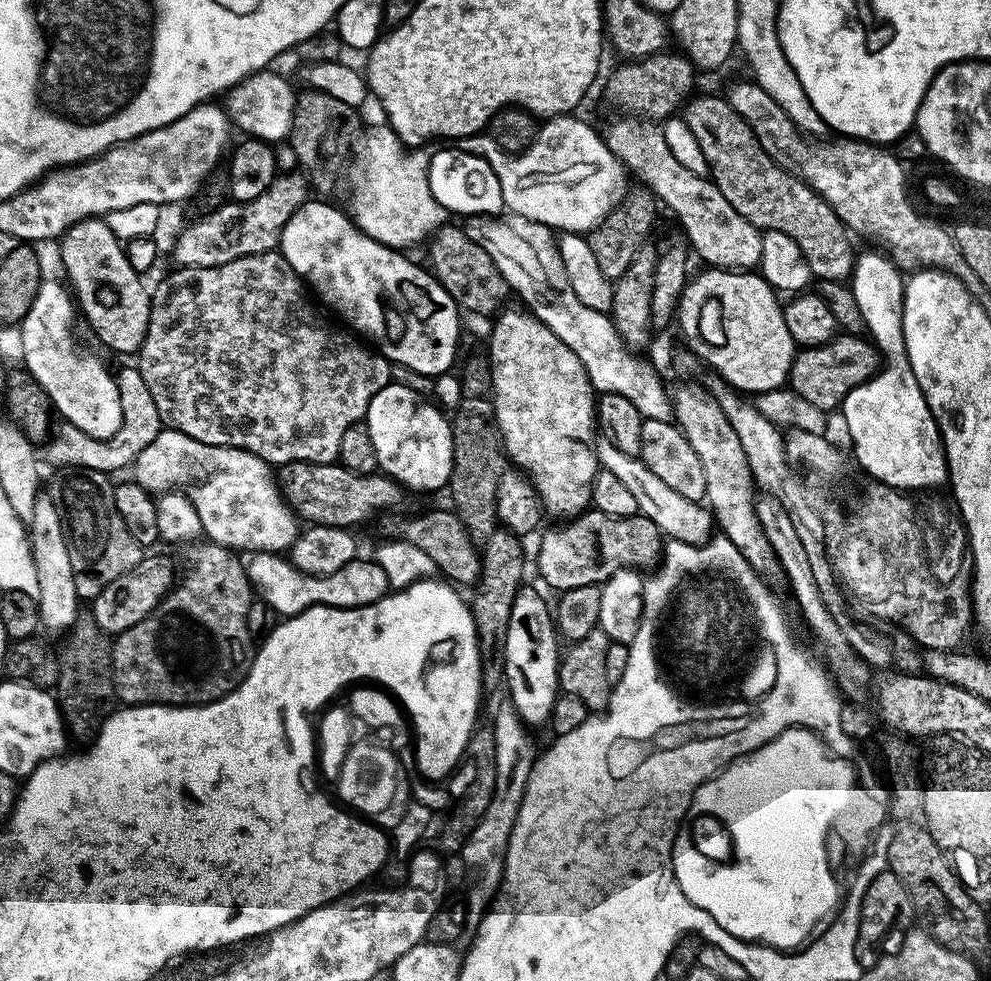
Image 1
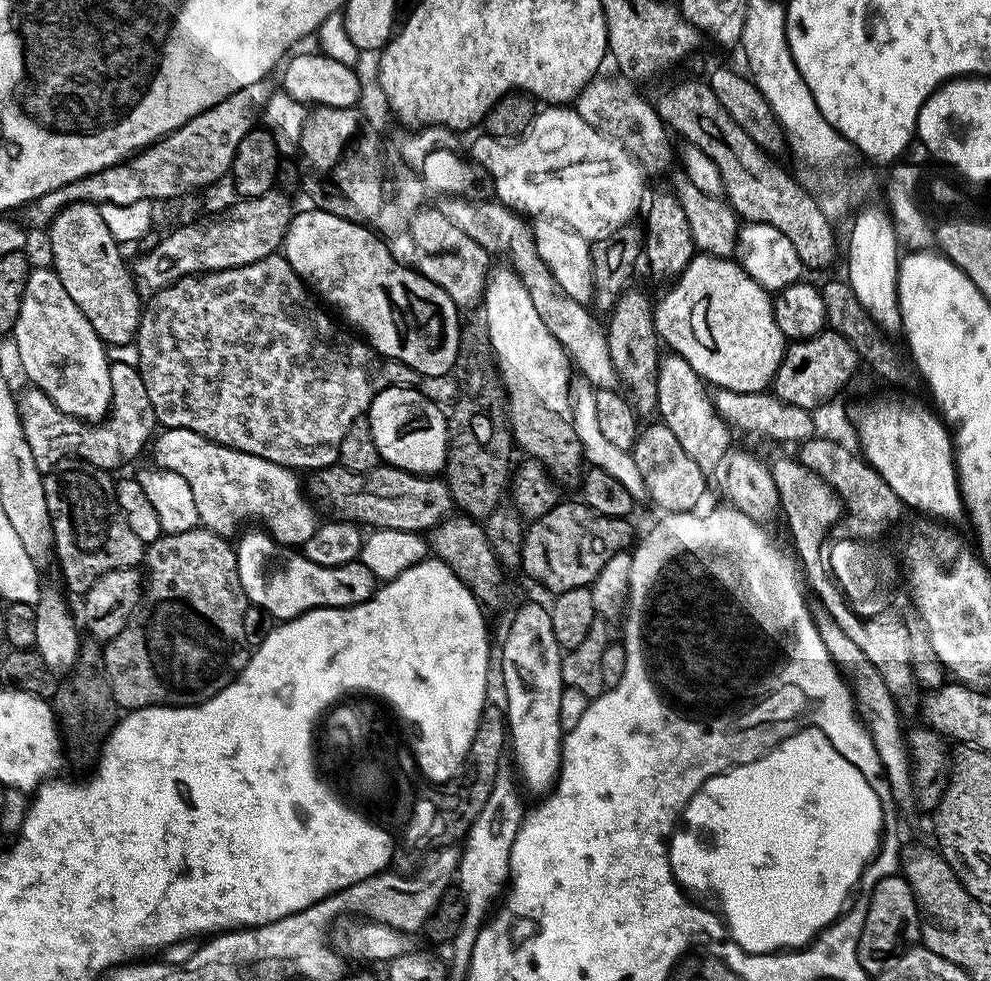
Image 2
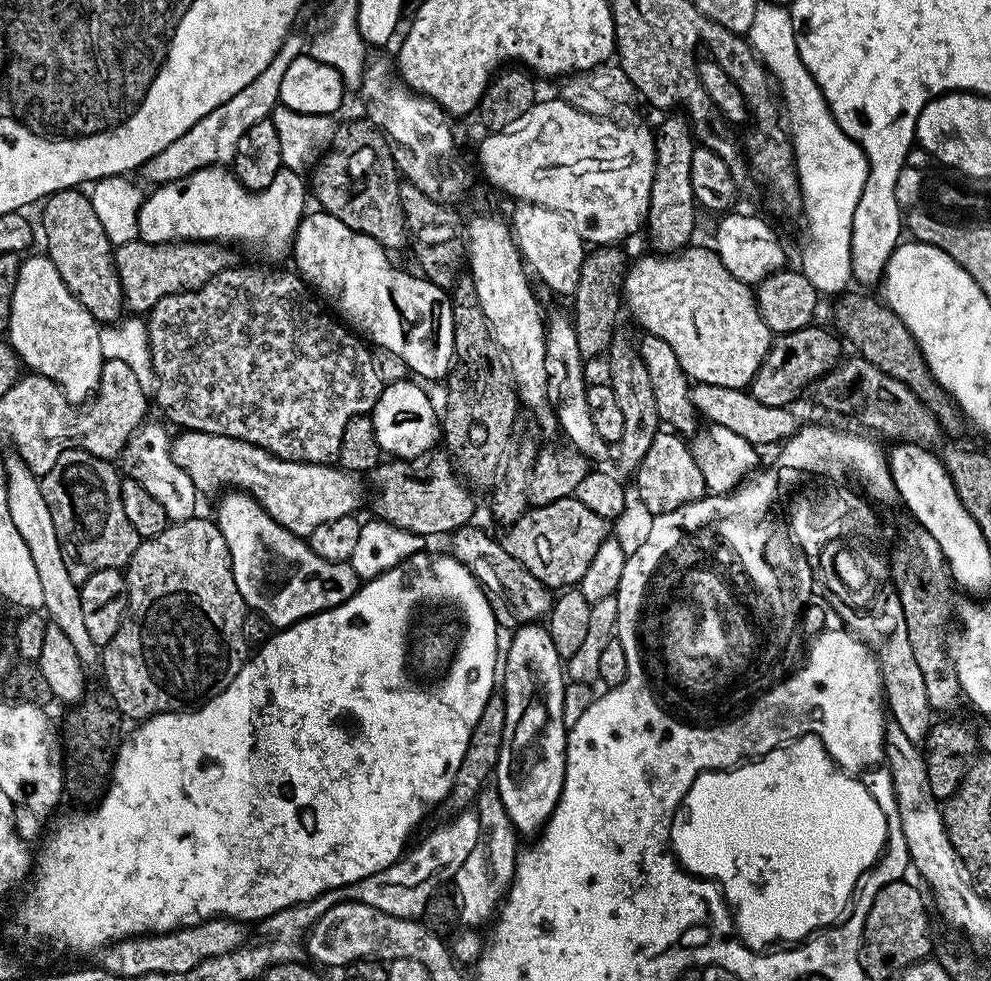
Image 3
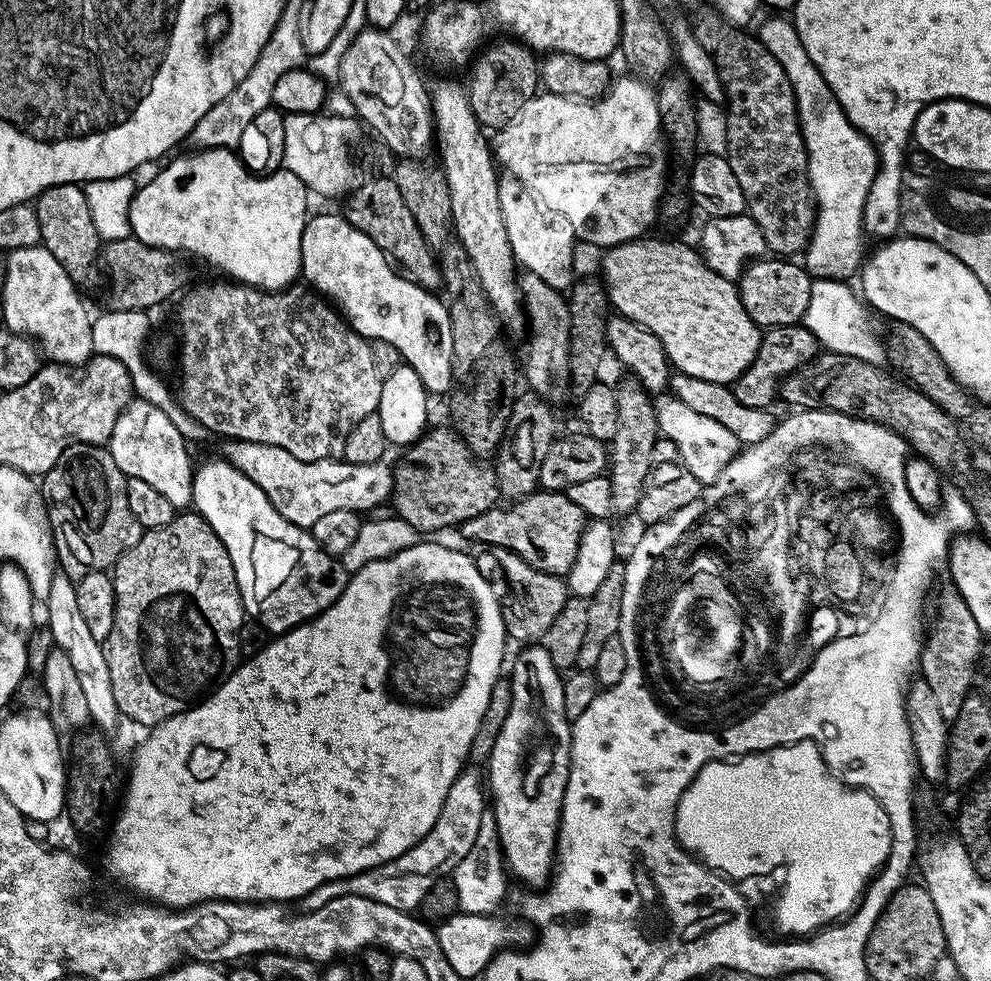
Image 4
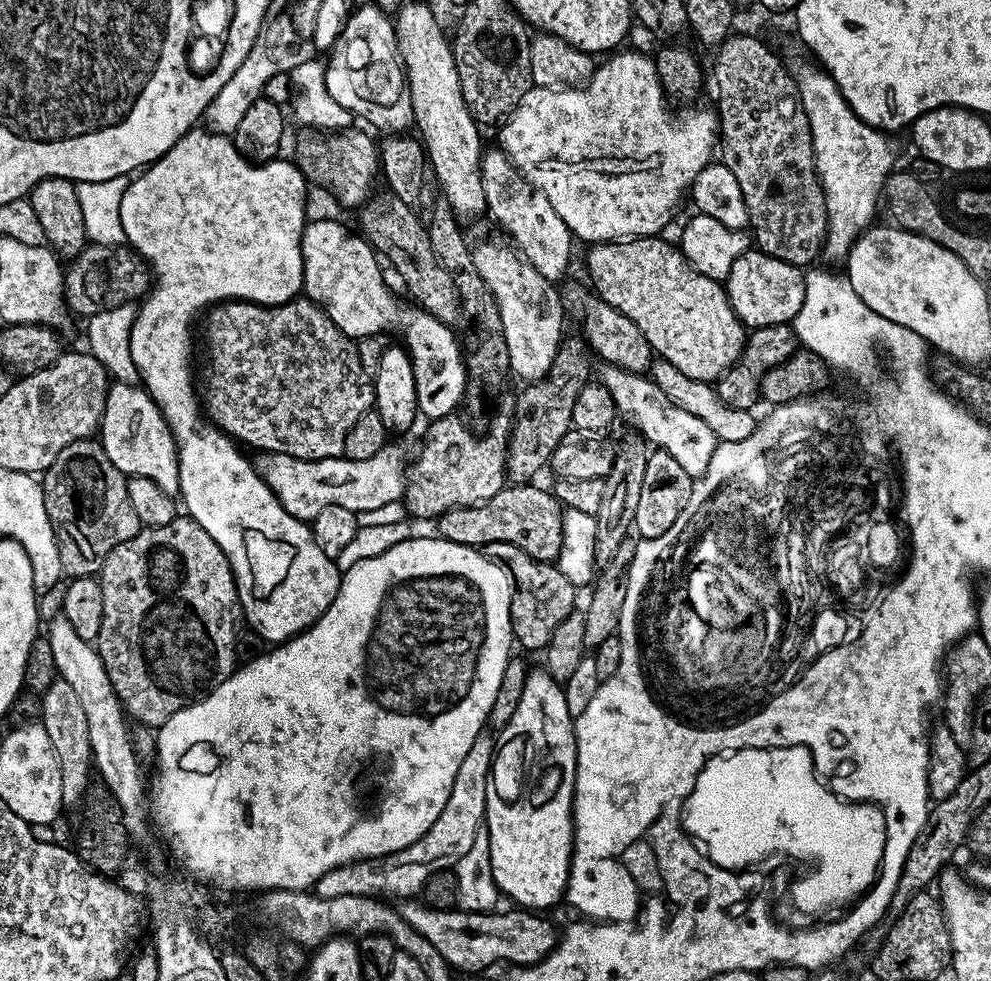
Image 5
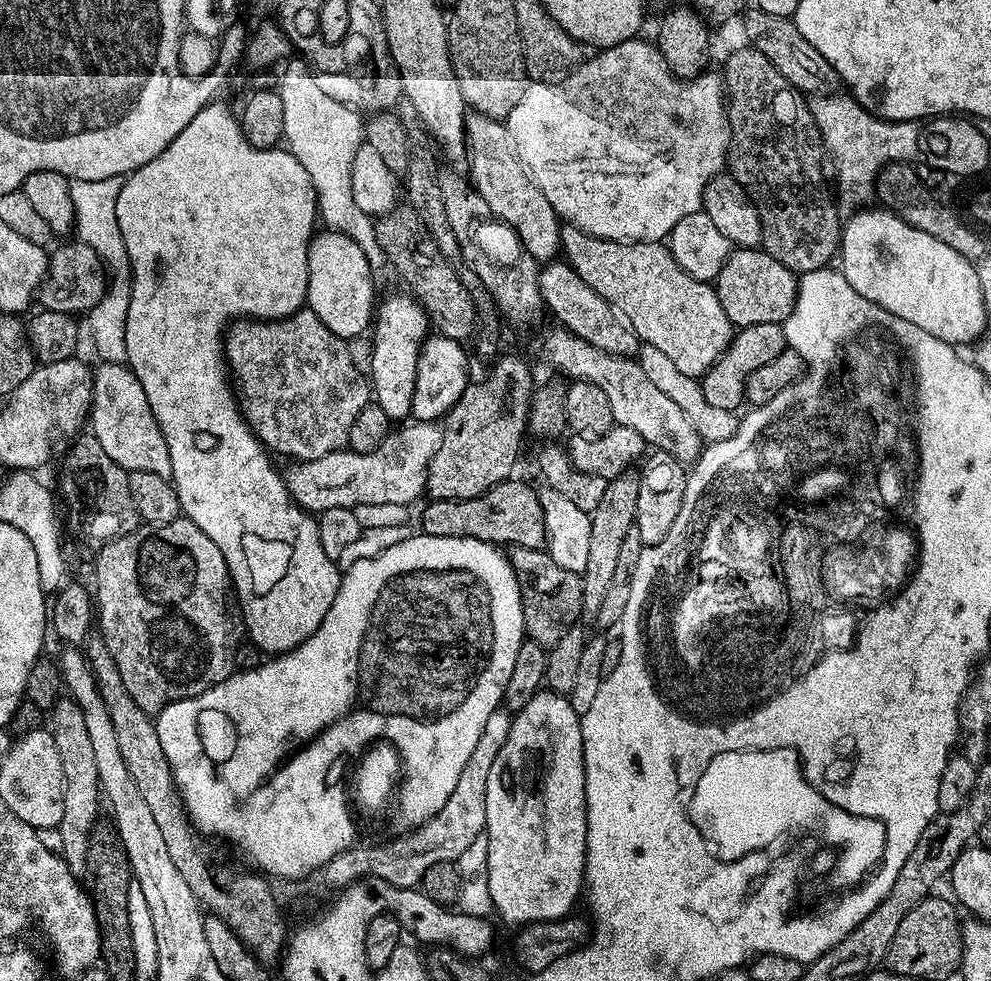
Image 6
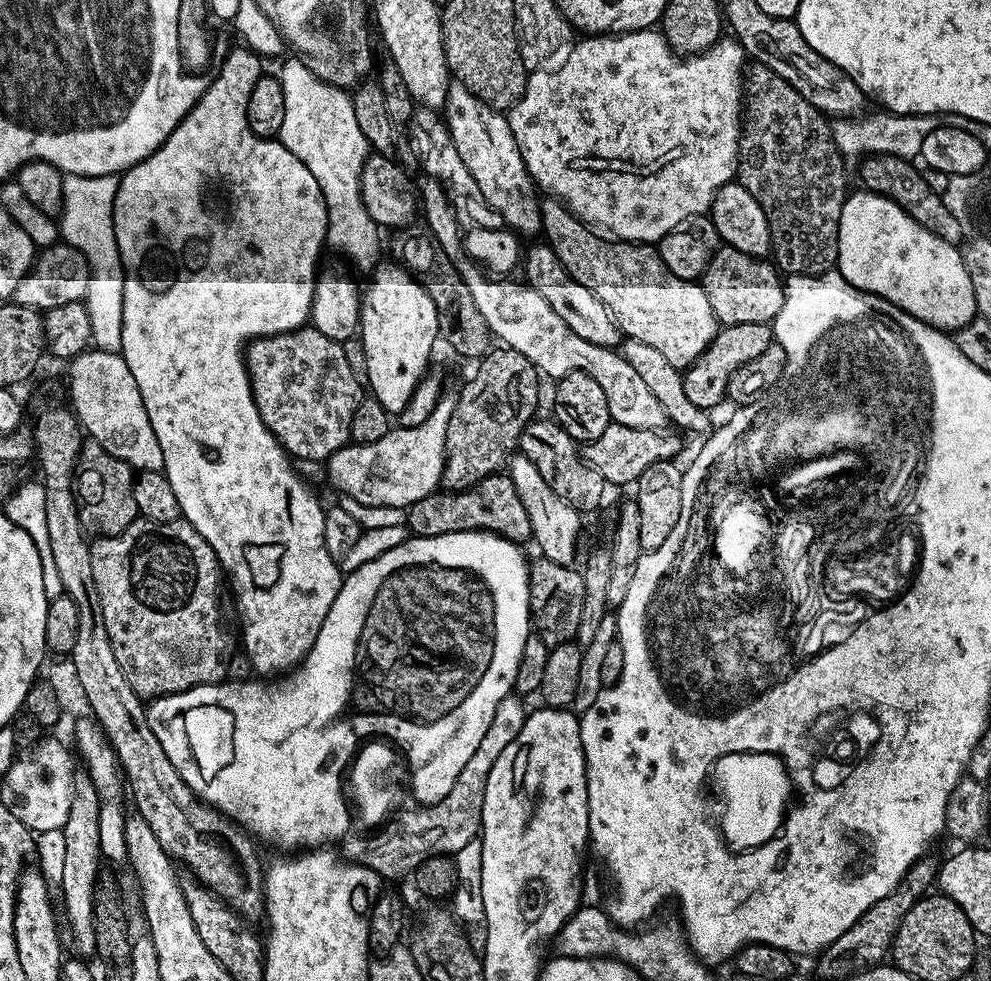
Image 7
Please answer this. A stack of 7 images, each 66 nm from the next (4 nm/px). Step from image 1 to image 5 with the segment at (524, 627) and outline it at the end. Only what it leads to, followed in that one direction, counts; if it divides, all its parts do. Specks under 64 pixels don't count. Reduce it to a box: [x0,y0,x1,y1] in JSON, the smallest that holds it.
[484,670,576,910]

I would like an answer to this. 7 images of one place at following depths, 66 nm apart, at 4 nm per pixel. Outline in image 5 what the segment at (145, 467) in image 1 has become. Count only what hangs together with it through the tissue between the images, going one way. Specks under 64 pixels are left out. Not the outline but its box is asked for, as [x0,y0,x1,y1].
[255,442,406,522]

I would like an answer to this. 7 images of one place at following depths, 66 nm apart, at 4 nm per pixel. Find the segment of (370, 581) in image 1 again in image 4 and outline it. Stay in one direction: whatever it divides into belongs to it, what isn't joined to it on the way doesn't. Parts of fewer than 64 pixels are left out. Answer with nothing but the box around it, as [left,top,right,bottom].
[191,460,350,634]

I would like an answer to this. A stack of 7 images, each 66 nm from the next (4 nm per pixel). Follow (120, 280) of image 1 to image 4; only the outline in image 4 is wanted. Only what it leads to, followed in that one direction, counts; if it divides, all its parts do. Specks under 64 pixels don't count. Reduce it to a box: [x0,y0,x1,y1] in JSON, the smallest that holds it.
[34,184,102,289]

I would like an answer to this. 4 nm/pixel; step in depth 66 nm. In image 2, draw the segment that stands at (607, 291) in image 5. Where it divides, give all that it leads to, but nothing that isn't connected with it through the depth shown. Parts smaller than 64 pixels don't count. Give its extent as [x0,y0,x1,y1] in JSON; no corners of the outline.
[652,254,786,392]

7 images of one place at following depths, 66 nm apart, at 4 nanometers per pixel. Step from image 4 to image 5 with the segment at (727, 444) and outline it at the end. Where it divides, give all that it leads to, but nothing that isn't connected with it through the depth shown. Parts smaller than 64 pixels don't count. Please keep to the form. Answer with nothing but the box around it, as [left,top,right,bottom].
[599,364,717,477]

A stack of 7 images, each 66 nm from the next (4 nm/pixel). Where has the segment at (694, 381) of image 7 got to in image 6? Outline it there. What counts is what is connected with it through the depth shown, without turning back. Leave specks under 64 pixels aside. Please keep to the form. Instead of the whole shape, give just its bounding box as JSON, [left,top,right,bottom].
[698,322,786,413]

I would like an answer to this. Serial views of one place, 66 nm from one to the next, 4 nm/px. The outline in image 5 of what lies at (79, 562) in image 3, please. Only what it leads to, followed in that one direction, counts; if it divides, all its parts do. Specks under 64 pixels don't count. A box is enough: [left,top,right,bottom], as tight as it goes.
[42,439,140,577]

